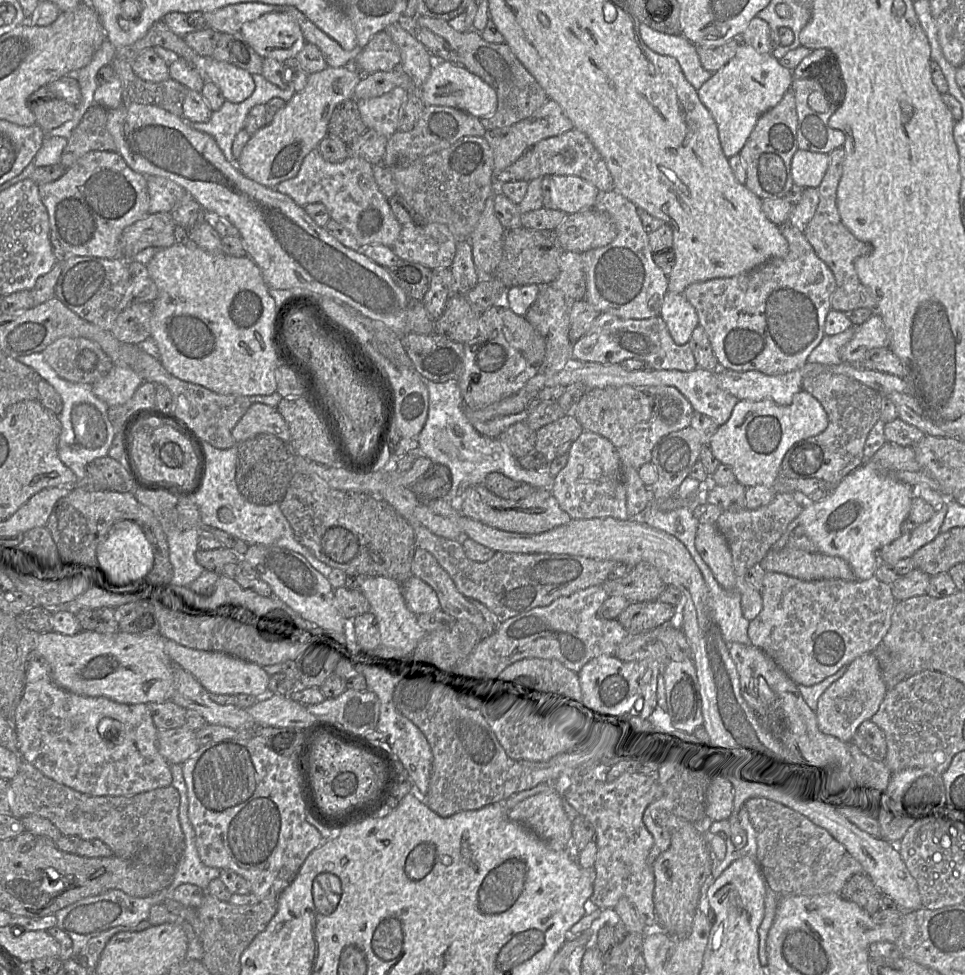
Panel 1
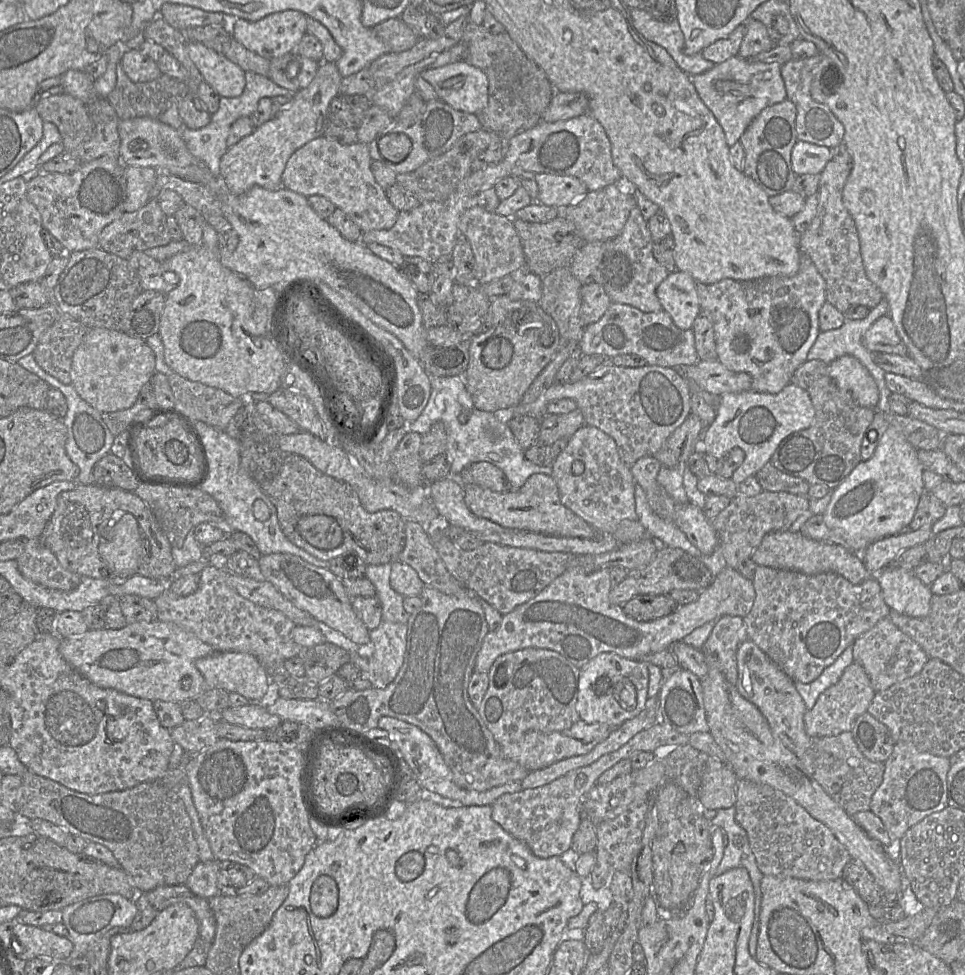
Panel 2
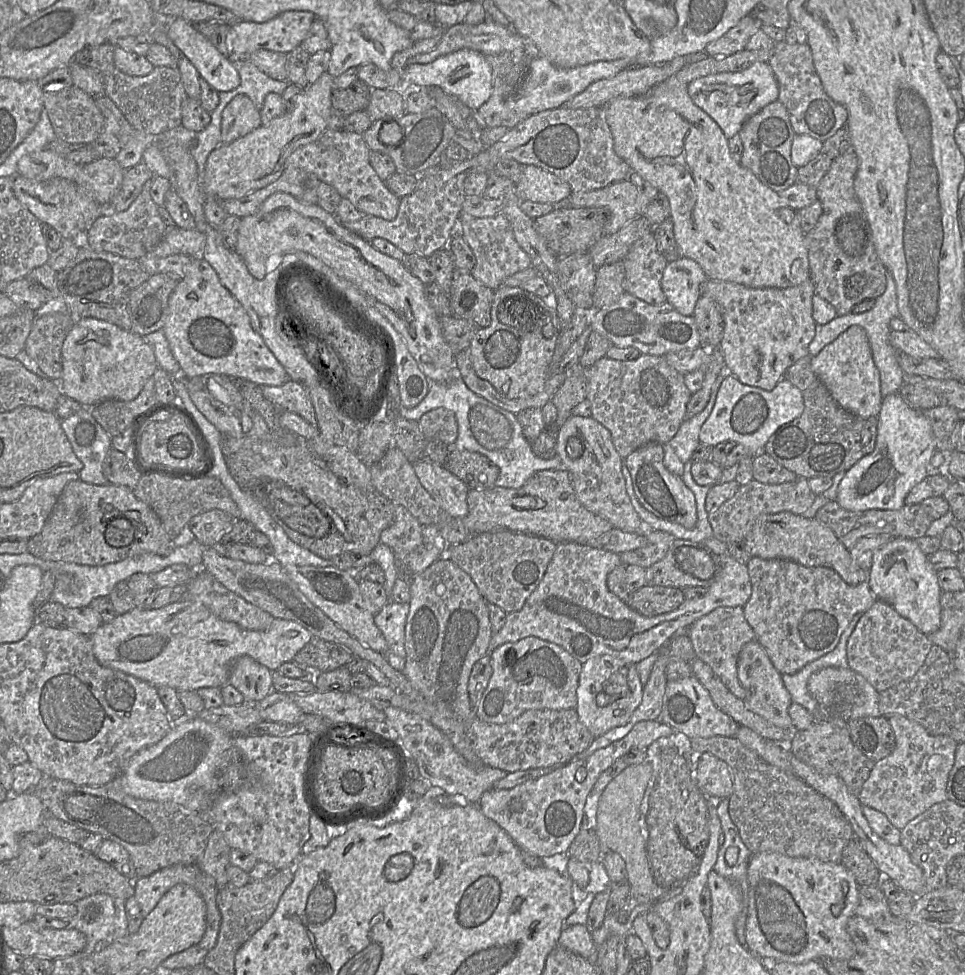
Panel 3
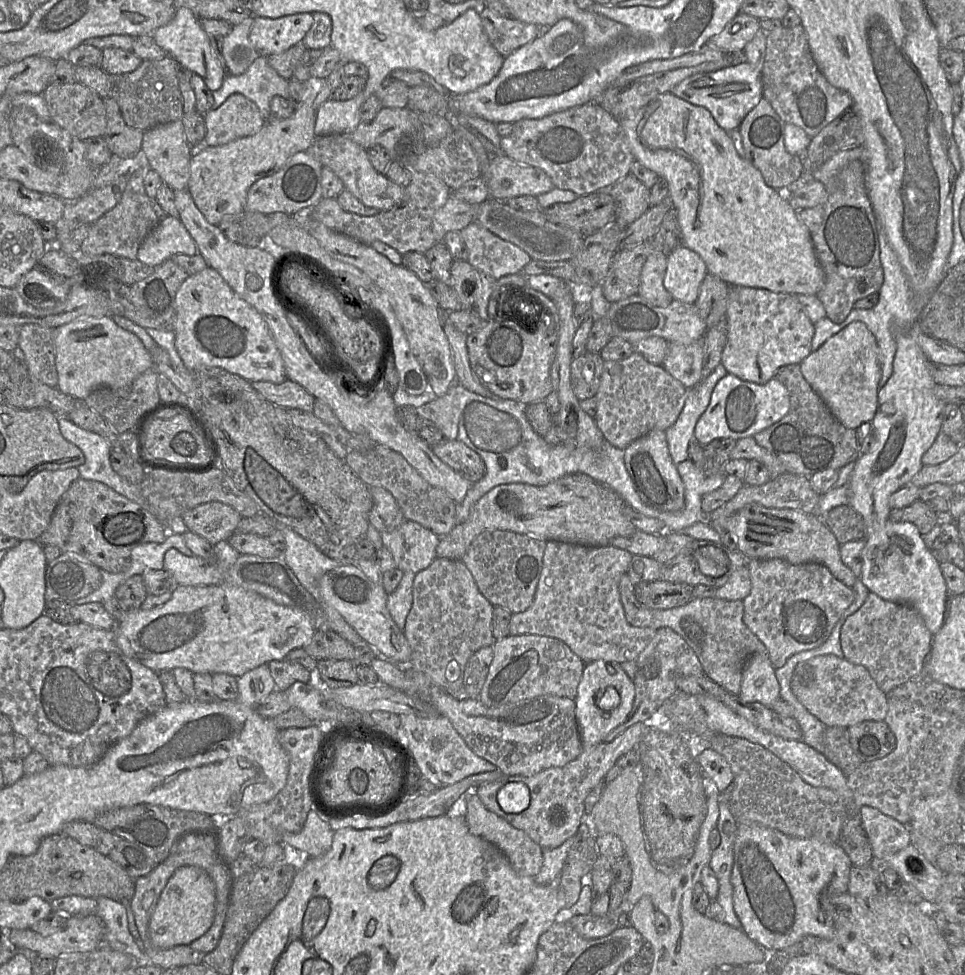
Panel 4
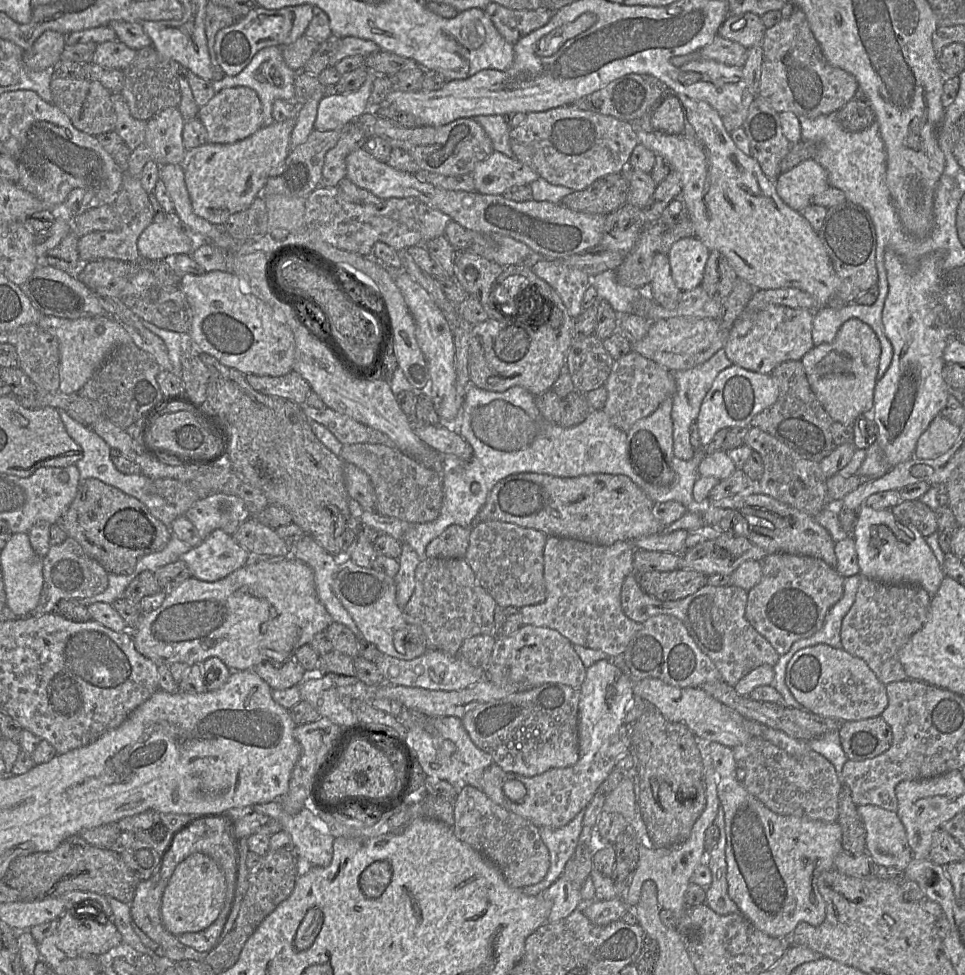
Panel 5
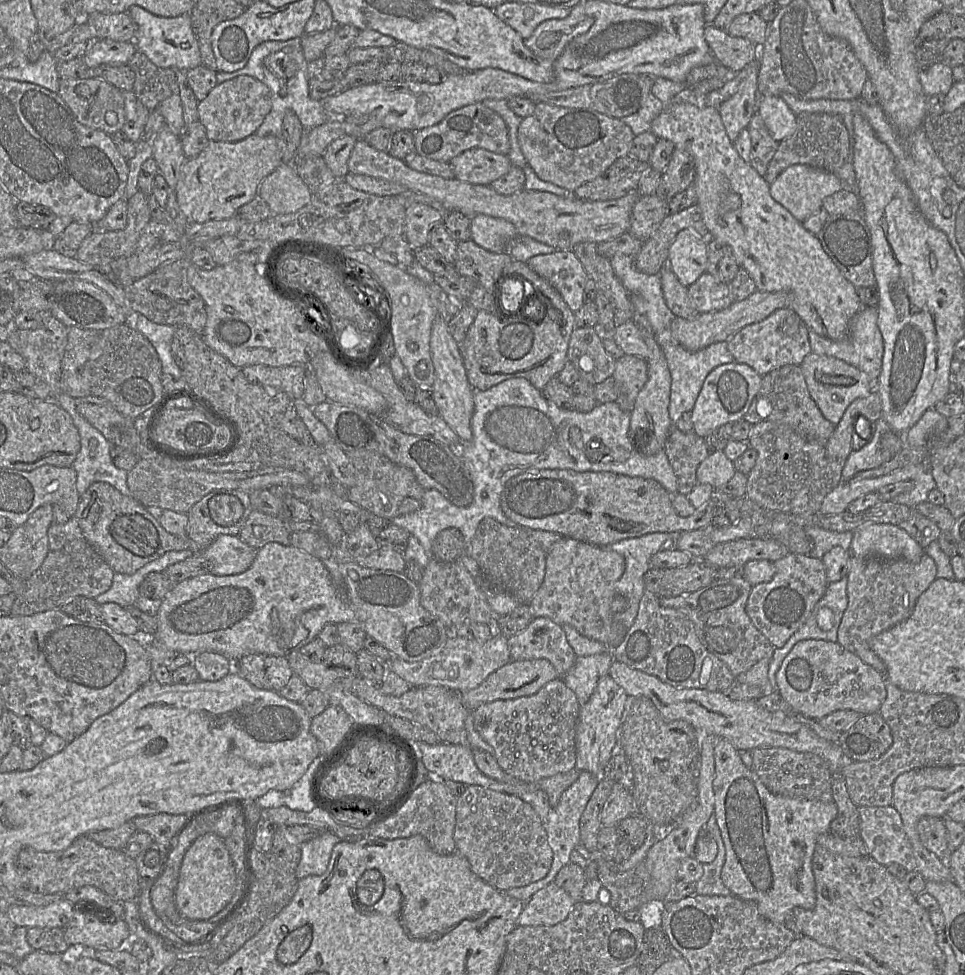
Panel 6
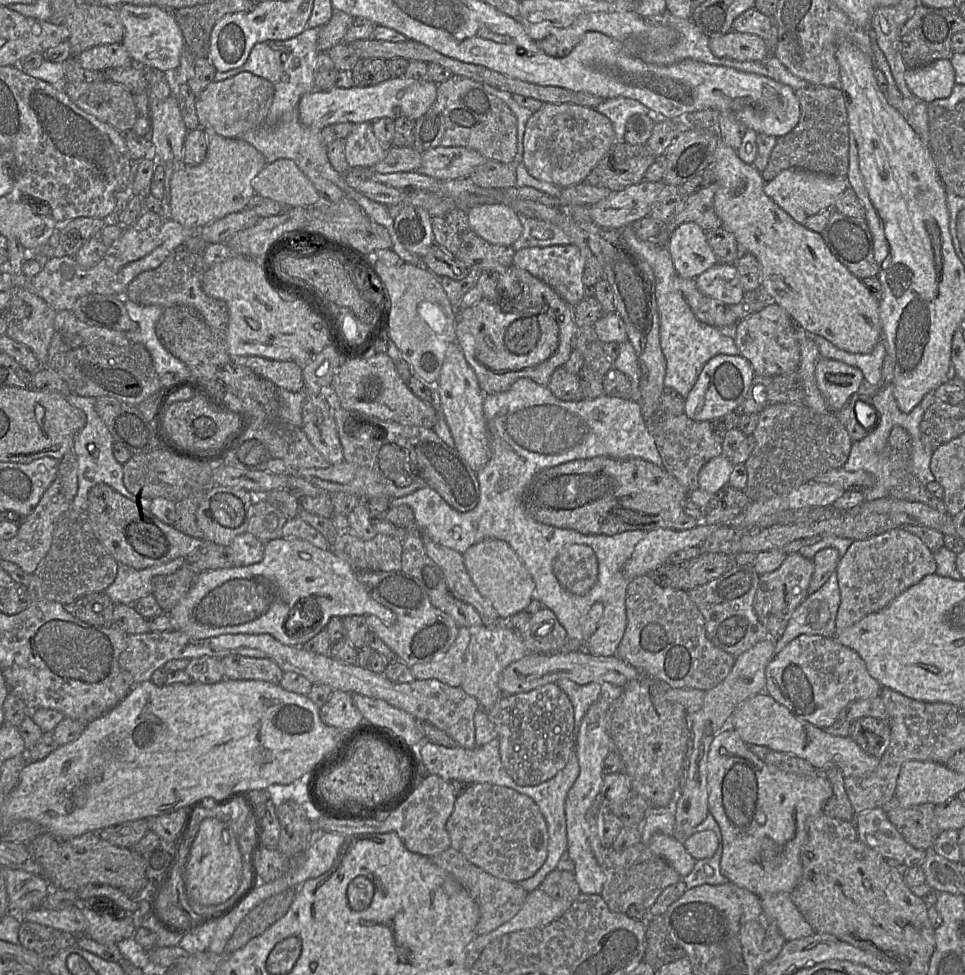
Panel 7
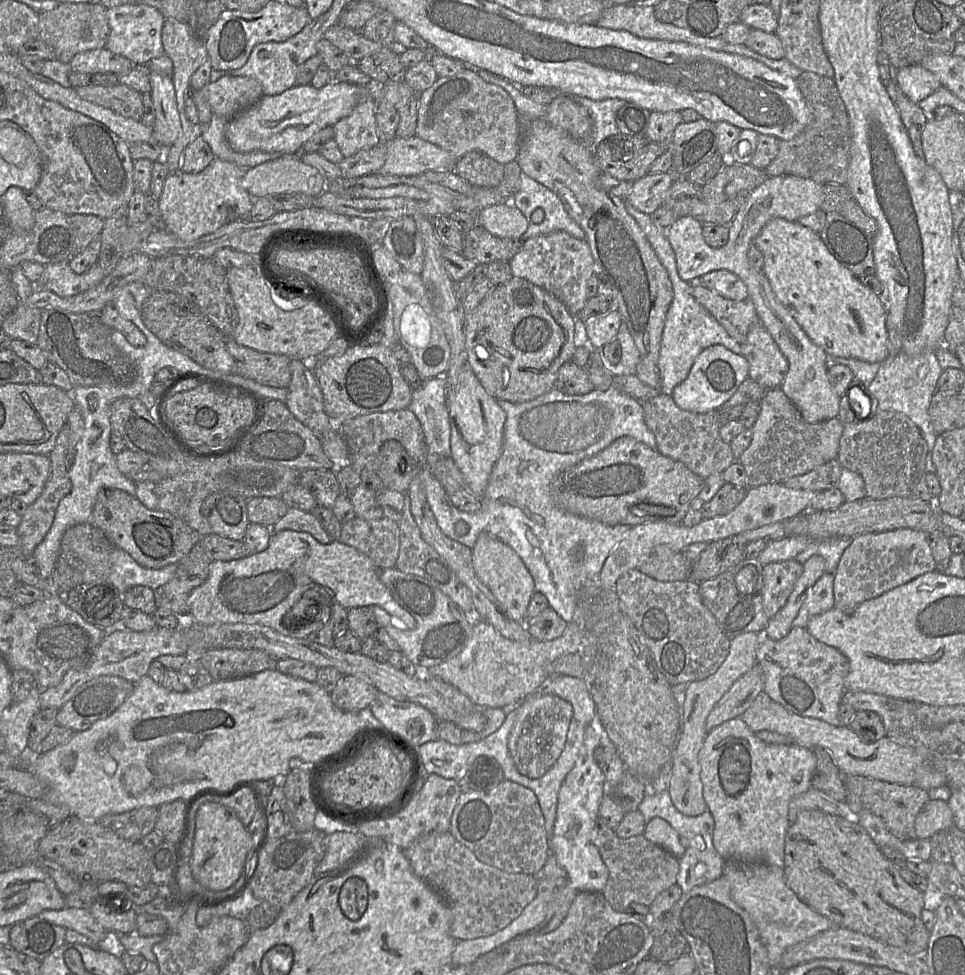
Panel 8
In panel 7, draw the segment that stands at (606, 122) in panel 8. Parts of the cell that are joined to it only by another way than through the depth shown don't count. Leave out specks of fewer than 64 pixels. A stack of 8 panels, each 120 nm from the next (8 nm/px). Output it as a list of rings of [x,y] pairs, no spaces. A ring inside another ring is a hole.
[[[628,97],[604,99],[595,109],[611,120],[617,141],[624,140],[625,125],[632,115],[652,113],[644,104]]]

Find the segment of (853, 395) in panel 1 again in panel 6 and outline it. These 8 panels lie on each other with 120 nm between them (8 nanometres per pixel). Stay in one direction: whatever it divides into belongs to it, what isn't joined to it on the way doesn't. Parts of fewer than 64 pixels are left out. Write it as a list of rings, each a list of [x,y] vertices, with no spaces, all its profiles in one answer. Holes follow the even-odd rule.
[[[785,365],[761,376],[761,387],[743,419],[752,425],[763,421],[776,422],[791,427],[809,442],[826,446],[835,425],[821,413],[811,397],[800,365]]]

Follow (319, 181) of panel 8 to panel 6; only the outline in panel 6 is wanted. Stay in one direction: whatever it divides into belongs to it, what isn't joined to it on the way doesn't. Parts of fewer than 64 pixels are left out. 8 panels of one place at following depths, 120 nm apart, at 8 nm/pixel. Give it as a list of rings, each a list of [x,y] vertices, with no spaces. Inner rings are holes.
[[[283,162],[260,184],[258,195],[274,215],[289,214],[309,204],[312,194],[294,164]]]

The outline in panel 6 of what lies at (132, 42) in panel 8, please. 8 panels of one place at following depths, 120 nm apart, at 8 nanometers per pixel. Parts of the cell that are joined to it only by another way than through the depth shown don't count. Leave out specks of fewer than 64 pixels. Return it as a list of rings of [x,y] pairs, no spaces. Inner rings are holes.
[[[131,6],[127,13],[137,25],[137,34],[133,43],[137,50],[157,67],[188,71],[202,65],[200,49],[192,29],[189,13],[177,17],[160,17],[140,6]]]

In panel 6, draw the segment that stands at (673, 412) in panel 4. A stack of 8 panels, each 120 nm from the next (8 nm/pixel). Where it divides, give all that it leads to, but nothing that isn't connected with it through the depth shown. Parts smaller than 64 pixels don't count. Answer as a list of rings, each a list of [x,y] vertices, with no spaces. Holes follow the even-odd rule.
[[[625,354],[616,361],[612,377],[619,389],[616,402],[624,411],[631,413],[637,396],[648,379],[647,361]]]

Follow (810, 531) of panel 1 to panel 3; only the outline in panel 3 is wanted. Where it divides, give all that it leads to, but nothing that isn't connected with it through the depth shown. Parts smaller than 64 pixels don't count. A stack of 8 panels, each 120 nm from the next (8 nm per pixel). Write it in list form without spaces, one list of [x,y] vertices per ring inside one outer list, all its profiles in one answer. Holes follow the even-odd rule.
[[[898,392],[883,397],[875,449],[846,472],[838,487],[836,501],[842,508],[898,510],[906,504],[911,489],[928,476],[928,465],[936,451],[931,423],[922,411],[910,407]]]

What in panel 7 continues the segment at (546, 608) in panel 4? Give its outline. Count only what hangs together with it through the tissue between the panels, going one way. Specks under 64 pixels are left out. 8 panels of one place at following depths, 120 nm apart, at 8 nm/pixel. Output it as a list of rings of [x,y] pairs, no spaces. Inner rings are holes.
[[[585,544],[565,547],[553,562],[553,573],[568,592],[584,595],[598,578],[598,561],[593,549]]]

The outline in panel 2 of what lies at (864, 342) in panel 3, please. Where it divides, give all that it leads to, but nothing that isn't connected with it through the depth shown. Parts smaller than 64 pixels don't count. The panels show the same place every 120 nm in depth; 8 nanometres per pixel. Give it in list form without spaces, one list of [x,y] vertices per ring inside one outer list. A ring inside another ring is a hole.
[[[841,356],[827,364],[828,372],[837,386],[850,394],[860,406],[875,408],[880,392],[868,369],[855,357]]]

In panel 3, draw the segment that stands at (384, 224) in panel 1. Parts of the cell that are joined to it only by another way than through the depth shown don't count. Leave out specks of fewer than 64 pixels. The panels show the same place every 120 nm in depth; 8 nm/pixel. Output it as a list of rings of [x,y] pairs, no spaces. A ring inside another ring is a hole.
[[[328,128],[315,141],[293,151],[285,161],[285,168],[296,167],[310,172],[321,182],[334,187],[357,210],[366,215],[393,220],[399,209],[400,198],[378,177],[370,164],[369,156],[370,150],[361,134]]]

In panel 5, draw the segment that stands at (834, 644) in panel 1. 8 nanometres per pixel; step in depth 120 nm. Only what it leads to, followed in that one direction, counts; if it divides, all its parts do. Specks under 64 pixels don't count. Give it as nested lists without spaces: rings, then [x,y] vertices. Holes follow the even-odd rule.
[[[775,553],[761,562],[762,579],[748,592],[746,619],[781,656],[794,642],[818,632],[829,610],[842,598],[844,577],[819,558]]]

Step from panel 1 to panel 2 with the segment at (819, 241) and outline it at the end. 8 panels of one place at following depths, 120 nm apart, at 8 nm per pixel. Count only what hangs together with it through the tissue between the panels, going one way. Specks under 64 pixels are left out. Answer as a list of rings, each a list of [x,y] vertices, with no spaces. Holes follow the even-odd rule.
[[[843,143],[831,149],[831,158],[820,174],[818,205],[810,226],[799,237],[800,250],[810,257],[826,283],[826,301],[845,313],[853,305],[872,309],[883,293],[866,275],[855,222],[846,209],[842,191],[852,169],[852,158]]]

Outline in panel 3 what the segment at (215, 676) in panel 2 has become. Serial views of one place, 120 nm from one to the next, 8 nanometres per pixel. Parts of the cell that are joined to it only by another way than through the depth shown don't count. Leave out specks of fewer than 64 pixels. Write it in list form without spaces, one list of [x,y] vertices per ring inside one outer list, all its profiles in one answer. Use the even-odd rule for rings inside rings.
[[[249,656],[234,663],[229,684],[239,690],[247,701],[259,702],[273,691],[272,671]]]

